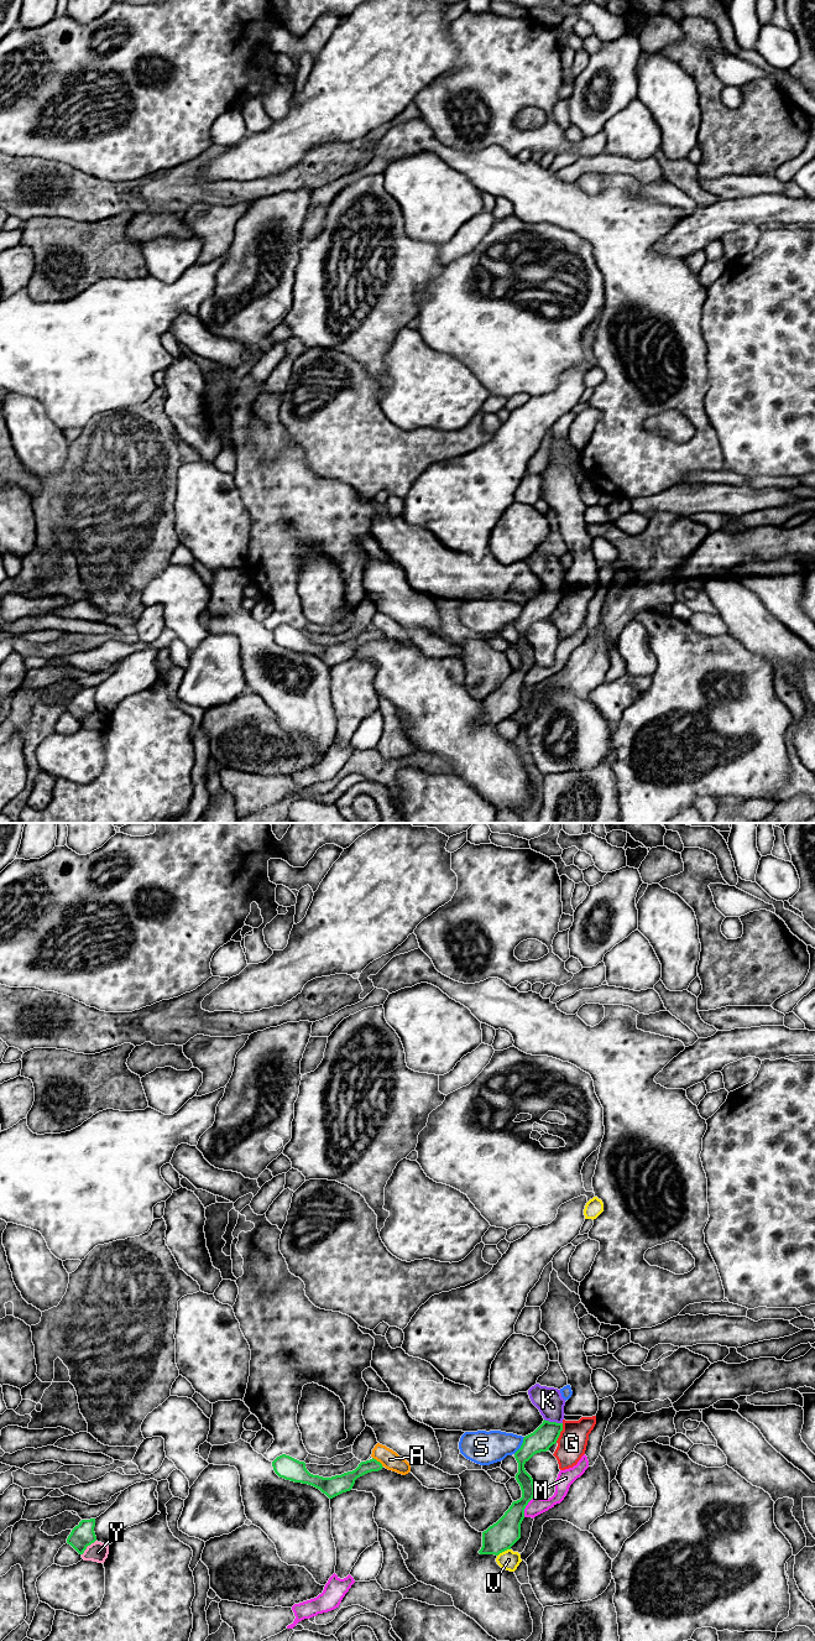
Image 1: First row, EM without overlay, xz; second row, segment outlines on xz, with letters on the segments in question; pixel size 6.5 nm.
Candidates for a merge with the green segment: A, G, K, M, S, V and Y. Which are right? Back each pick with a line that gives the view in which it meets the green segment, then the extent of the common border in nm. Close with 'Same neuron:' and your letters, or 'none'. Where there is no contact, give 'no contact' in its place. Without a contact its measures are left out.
K: meets green in xz; contact 120 nm long
Same neuron: K

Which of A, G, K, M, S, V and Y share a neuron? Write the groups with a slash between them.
A / G / K / M / S / V / Y

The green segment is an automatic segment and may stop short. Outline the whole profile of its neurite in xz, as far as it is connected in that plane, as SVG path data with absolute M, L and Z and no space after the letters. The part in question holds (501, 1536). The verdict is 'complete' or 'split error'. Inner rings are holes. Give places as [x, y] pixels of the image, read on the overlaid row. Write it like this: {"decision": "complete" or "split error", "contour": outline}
{"decision": "split error", "contour": "M536 1384L528 1390L528 1395L544 1421L533 1433L523 1438L521 1448L514 1453L518 1463L518 1473L514 1478L521 1486L522 1497L513 1501L505 1515L482 1532L480 1554L498 1556L511 1549L521 1538L521 1523L524 1518L524 1509L534 1496L533 1479L526 1471L524 1464L534 1454L549 1450L557 1443L563 1431L565 1400L561 1397L560 1390Z"}

